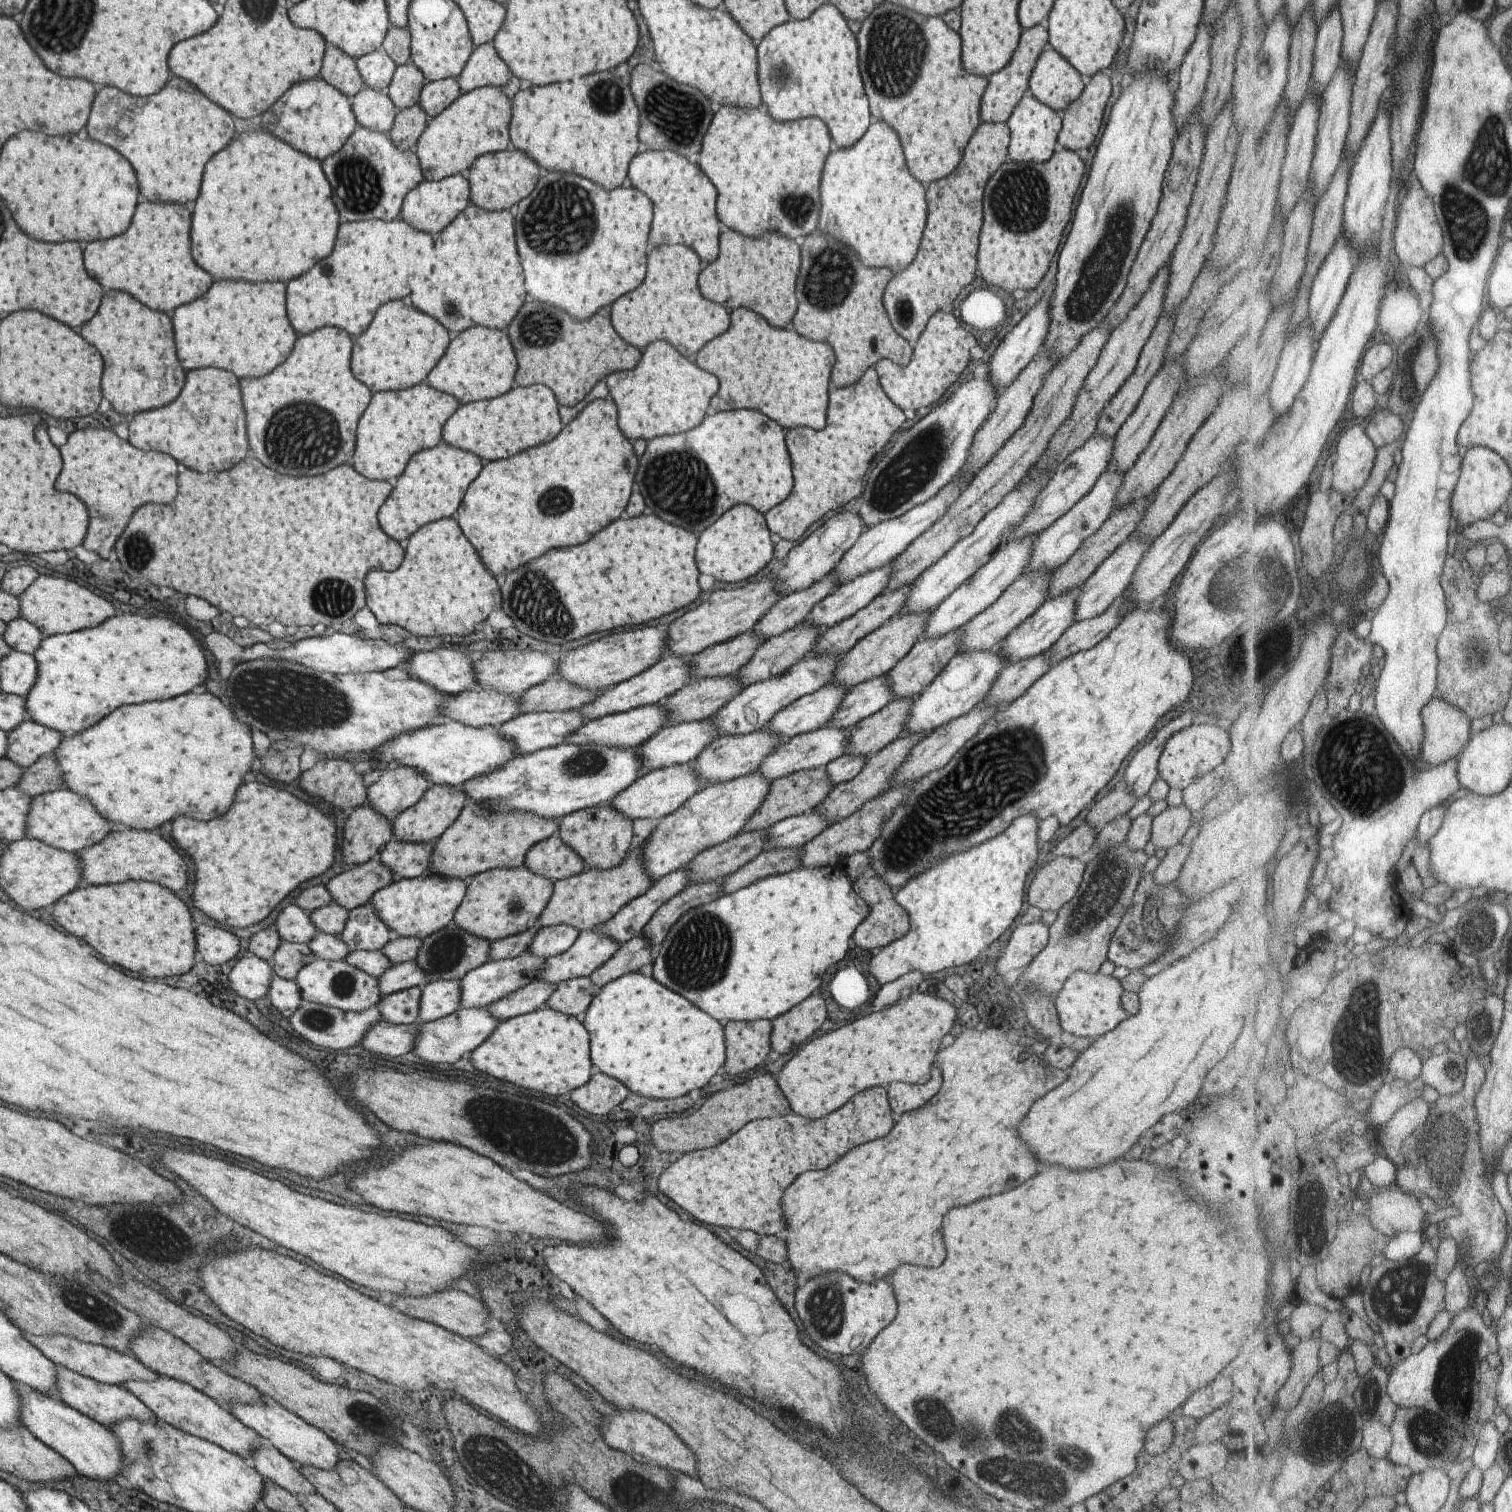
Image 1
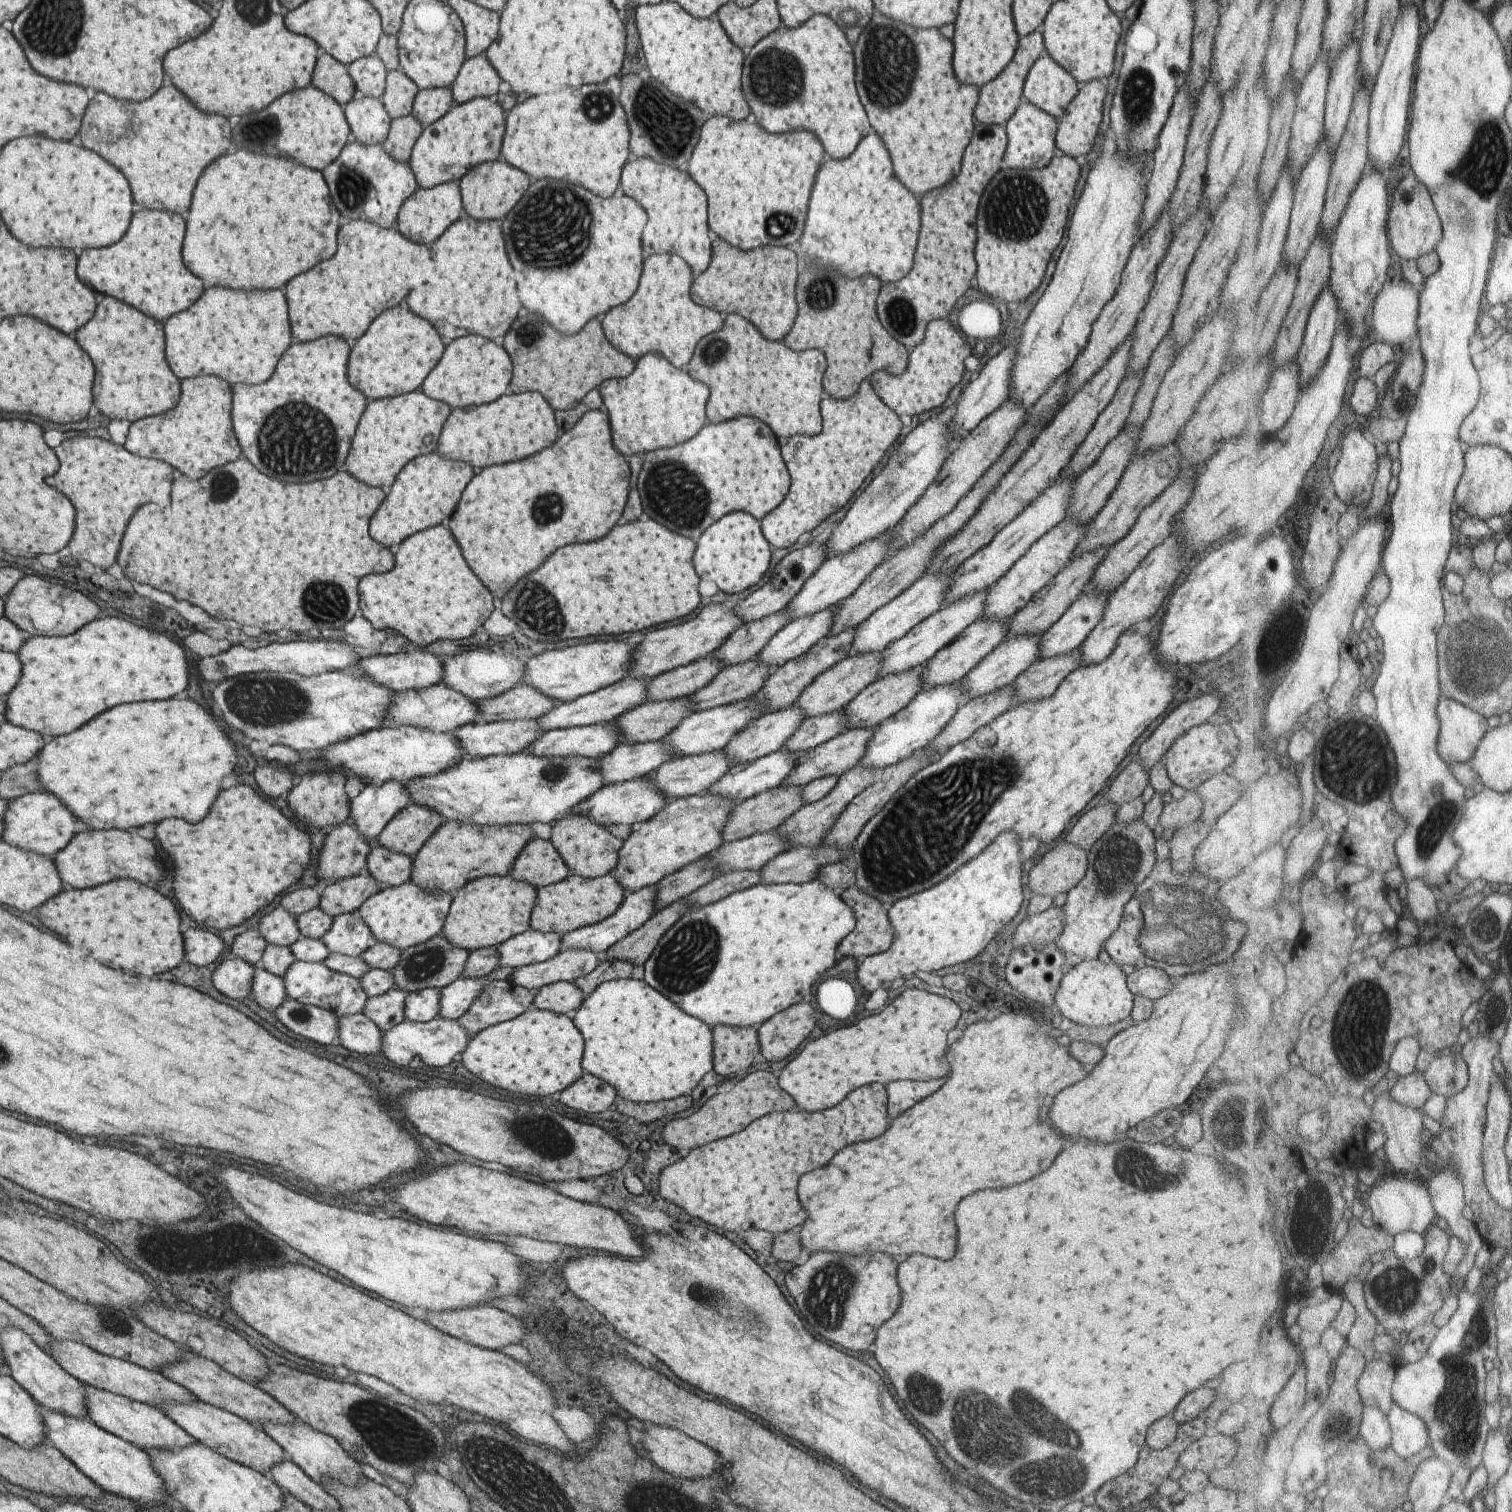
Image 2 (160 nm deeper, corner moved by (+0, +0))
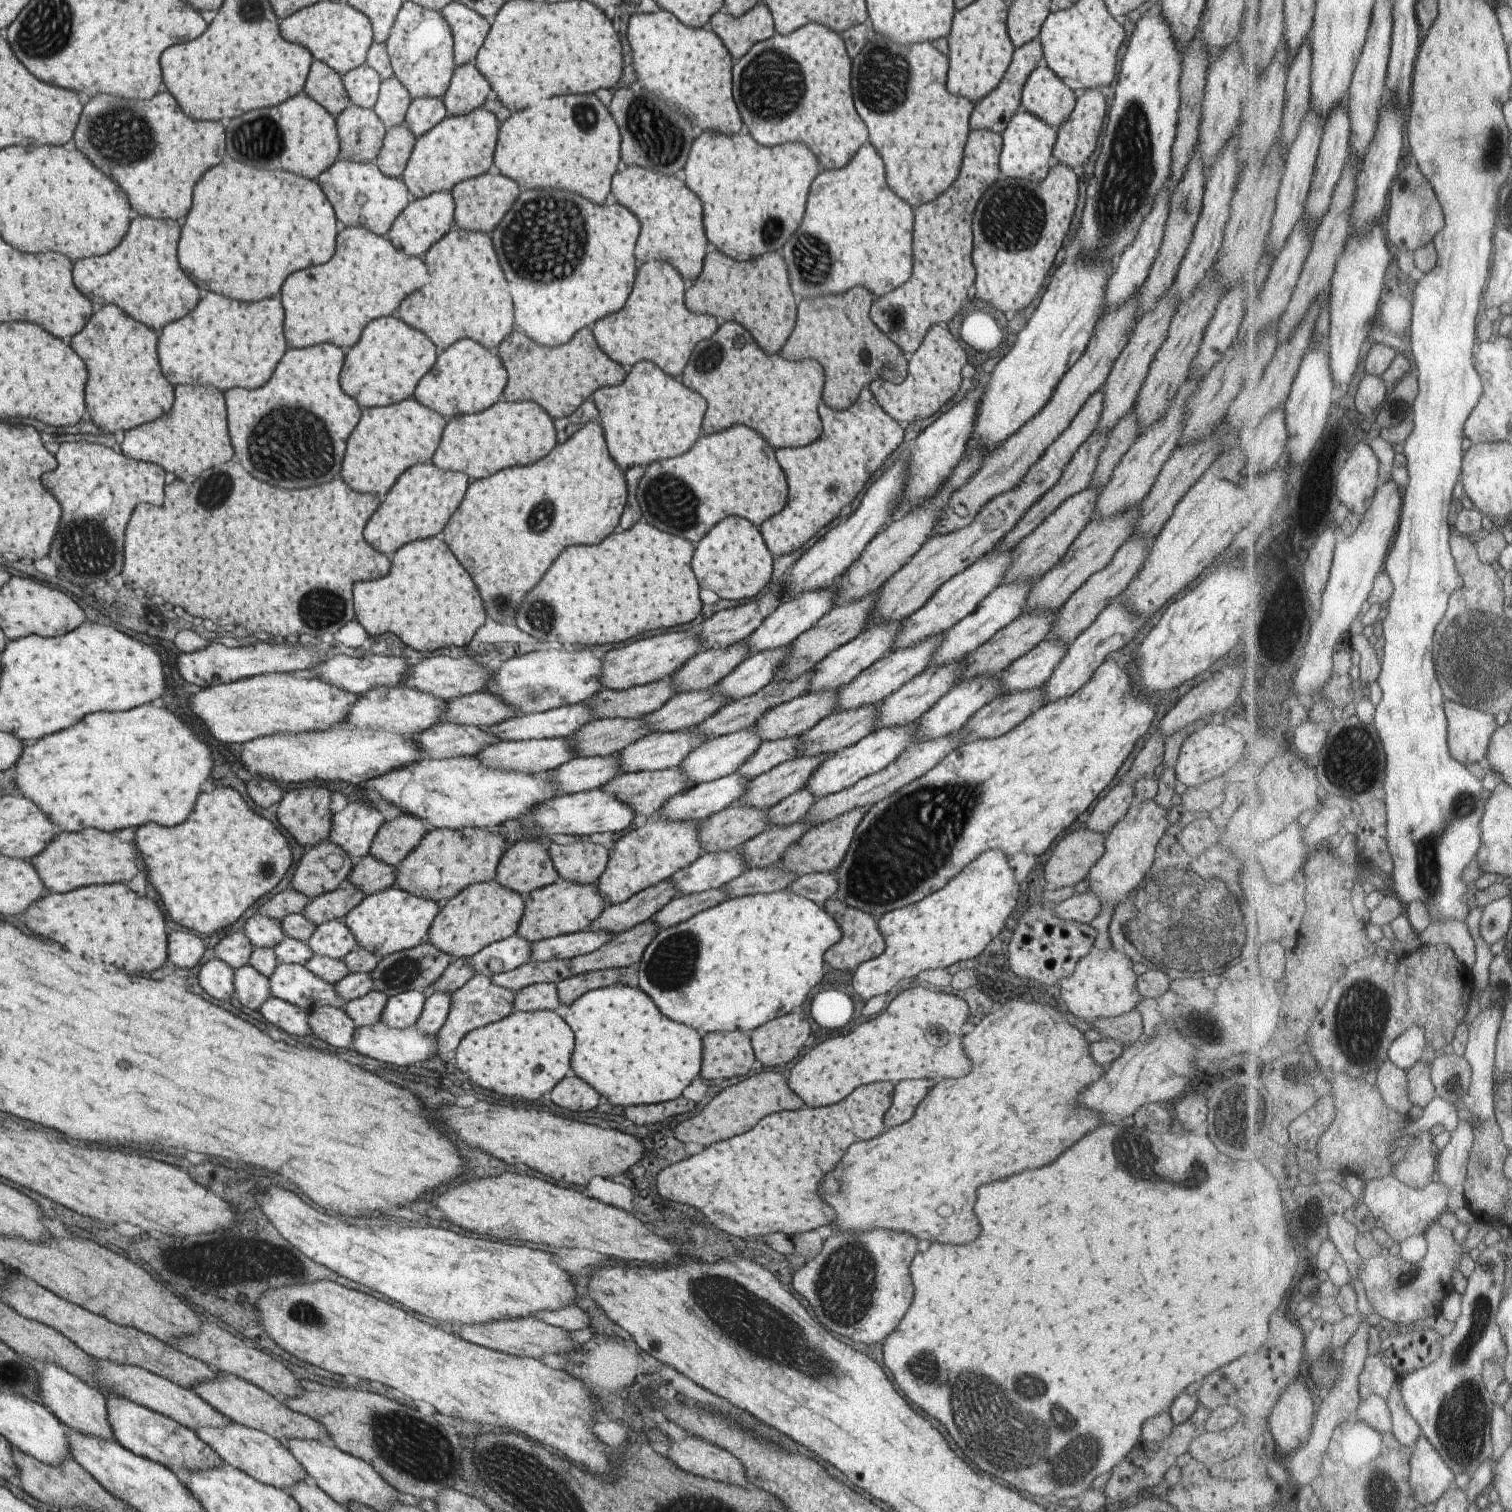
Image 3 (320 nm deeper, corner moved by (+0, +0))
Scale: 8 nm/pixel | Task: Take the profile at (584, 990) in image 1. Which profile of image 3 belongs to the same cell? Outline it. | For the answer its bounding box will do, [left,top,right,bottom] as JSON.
[512,983,559,1011]

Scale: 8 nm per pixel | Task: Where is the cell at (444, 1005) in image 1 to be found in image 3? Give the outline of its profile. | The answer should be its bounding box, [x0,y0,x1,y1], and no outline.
[380,991,425,1029]

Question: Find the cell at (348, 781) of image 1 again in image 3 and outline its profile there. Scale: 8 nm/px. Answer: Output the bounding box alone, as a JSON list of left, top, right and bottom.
[277,786,332,849]

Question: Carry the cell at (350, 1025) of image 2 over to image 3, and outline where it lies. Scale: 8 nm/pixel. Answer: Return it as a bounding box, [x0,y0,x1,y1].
[306,1006,354,1048]

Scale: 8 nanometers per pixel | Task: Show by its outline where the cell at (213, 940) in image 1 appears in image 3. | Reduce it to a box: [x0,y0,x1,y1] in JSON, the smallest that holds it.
[167,930,205,968]

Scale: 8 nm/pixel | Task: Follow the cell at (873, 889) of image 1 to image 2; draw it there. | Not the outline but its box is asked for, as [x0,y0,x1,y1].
[836,886,892,962]

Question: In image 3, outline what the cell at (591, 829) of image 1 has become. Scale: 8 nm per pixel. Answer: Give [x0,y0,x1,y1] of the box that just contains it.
[546,840,610,885]

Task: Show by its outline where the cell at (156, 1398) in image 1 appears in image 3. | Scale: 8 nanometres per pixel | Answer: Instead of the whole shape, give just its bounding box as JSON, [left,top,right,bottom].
[194,1423,308,1492]

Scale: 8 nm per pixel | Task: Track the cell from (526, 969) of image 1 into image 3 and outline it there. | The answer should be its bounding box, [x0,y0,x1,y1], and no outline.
[413,992,450,1036]

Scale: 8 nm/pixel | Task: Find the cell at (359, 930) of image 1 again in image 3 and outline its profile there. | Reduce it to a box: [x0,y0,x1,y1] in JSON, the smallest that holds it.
[307,920,357,959]

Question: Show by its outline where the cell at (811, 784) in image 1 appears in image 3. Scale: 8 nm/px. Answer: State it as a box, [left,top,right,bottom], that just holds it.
[696,804,766,854]

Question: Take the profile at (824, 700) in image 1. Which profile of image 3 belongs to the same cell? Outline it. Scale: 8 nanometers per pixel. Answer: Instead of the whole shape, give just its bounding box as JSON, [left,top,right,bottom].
[676,728,761,786]

